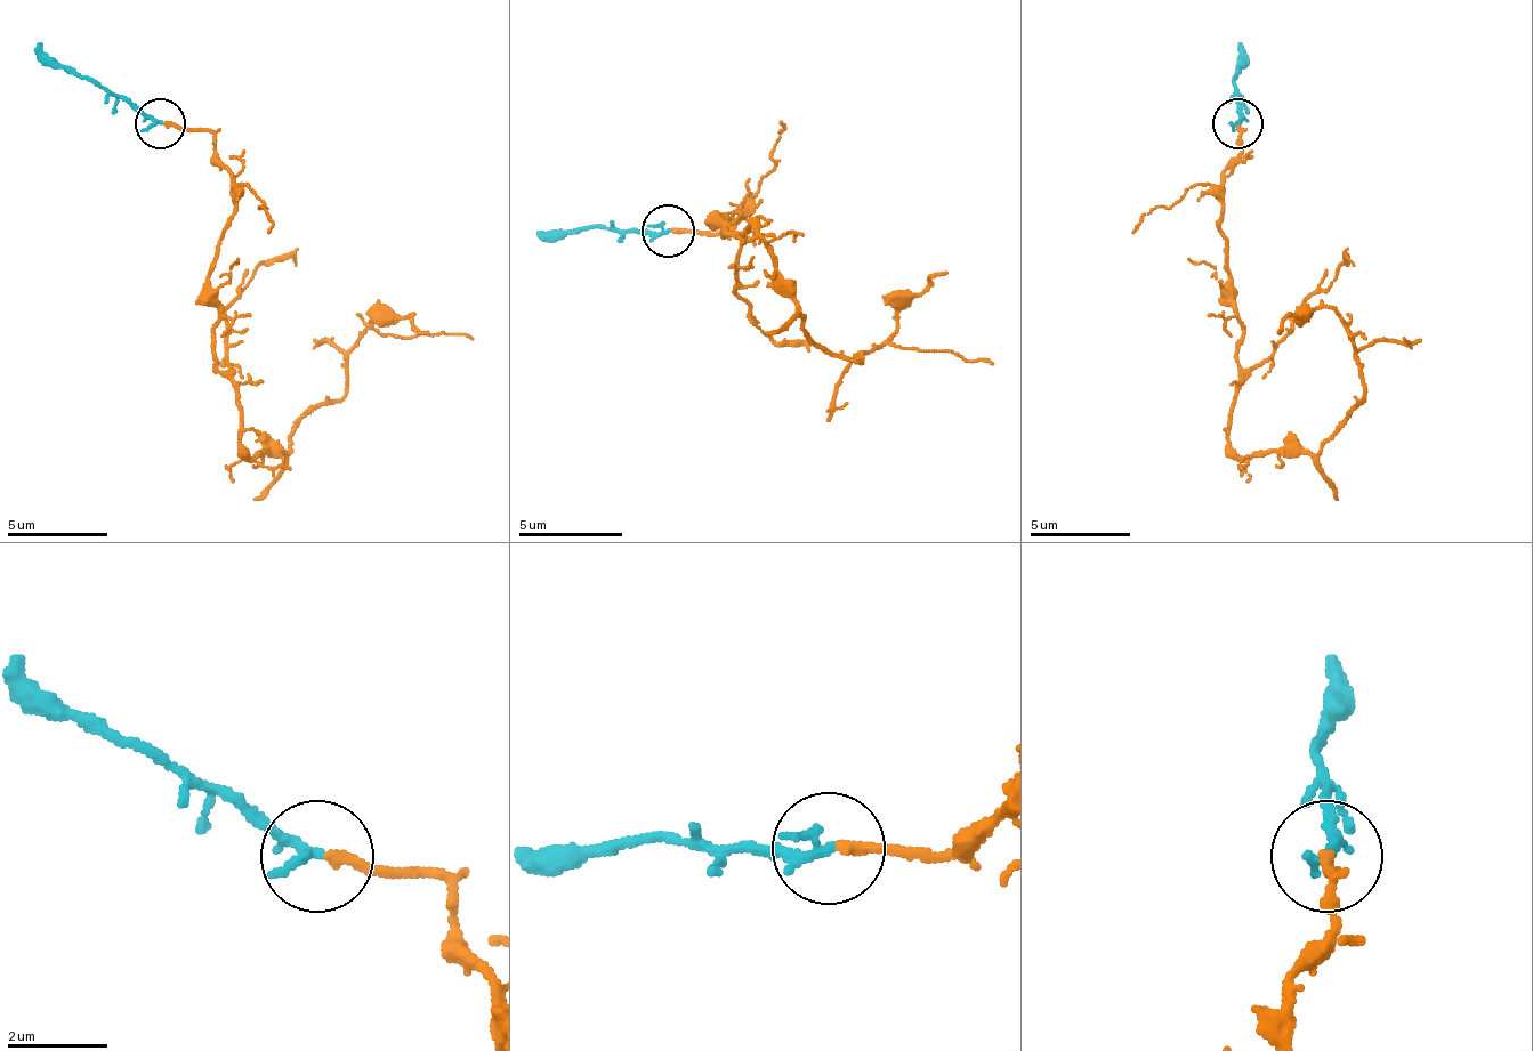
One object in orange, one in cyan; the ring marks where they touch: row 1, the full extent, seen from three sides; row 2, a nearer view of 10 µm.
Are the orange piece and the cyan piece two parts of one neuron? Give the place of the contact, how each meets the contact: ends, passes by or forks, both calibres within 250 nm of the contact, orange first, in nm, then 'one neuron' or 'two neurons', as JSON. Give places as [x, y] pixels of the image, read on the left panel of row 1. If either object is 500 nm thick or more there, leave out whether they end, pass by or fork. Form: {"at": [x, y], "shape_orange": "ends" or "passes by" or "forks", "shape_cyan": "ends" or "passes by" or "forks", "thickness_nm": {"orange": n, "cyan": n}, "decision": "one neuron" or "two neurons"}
{"at": [160, 123], "shape_orange": "ends", "shape_cyan": "ends", "thickness_nm": {"orange": 200, "cyan": 260}, "decision": "one neuron"}

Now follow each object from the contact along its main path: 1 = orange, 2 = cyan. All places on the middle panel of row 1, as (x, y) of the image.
1: (671, 232), (744, 217), (718, 221), (766, 237), (776, 284), (860, 363), (886, 347), (995, 363)
2: (667, 232), (541, 232)

